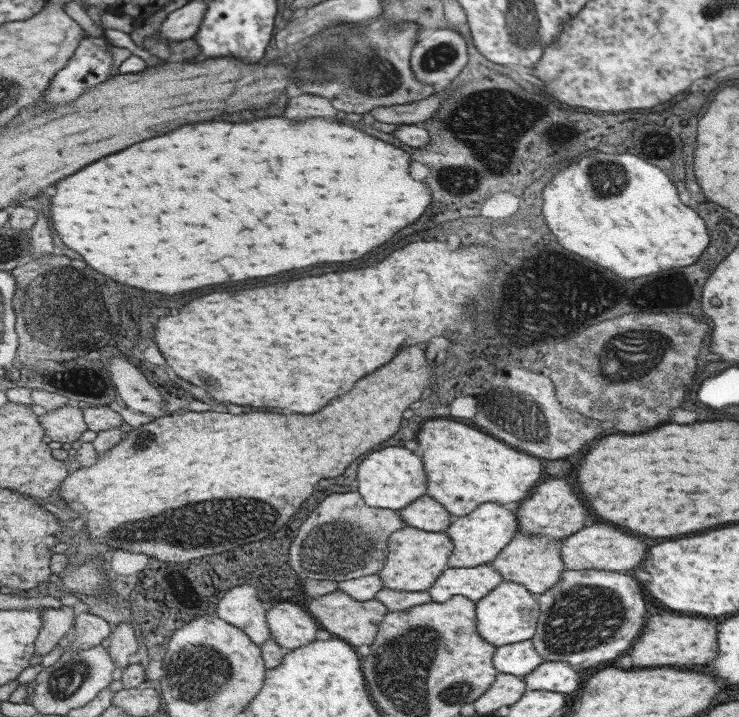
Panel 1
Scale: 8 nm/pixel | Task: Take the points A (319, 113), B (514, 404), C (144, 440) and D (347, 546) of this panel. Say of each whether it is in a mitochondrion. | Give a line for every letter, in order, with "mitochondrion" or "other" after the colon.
A: other
B: mitochondrion
C: mitochondrion
D: mitochondrion

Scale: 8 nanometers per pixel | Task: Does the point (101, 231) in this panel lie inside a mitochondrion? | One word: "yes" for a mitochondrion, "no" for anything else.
no

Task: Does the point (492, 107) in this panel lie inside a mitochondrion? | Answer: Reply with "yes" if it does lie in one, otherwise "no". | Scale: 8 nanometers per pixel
yes

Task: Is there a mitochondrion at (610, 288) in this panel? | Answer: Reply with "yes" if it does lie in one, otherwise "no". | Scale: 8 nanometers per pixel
no

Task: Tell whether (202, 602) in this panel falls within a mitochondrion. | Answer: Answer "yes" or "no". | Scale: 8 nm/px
no

